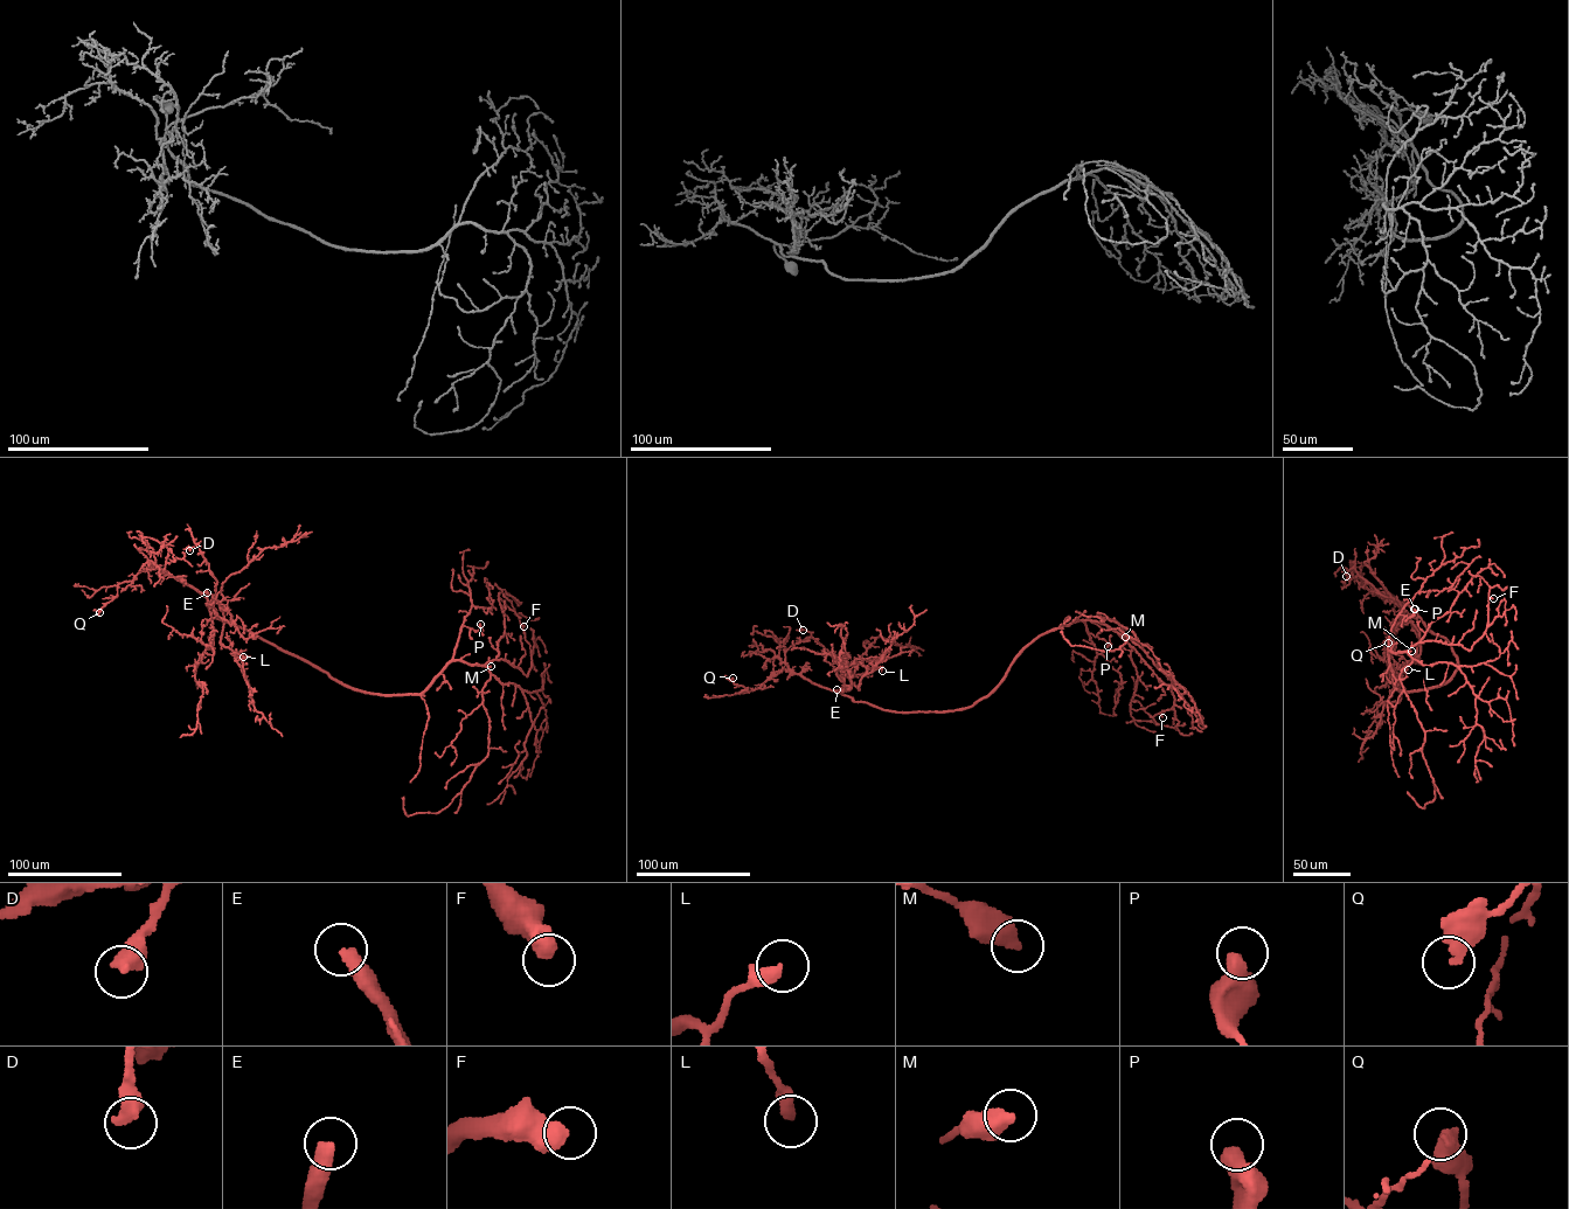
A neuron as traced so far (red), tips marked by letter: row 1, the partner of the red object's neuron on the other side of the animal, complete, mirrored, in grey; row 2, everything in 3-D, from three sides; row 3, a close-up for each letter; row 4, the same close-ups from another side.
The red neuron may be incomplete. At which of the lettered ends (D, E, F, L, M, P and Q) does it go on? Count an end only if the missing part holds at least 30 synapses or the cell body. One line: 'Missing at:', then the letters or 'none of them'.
Missing at: E

